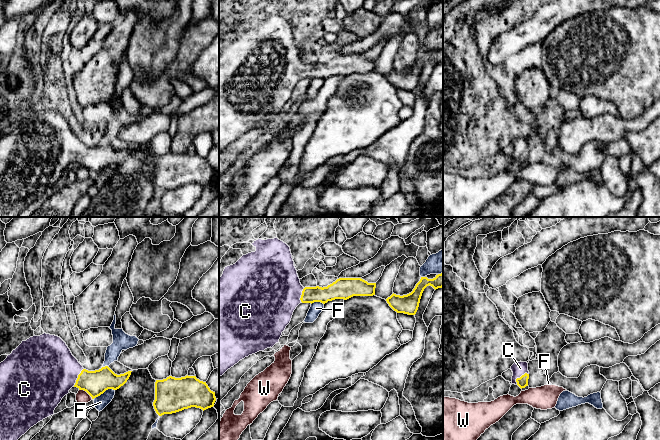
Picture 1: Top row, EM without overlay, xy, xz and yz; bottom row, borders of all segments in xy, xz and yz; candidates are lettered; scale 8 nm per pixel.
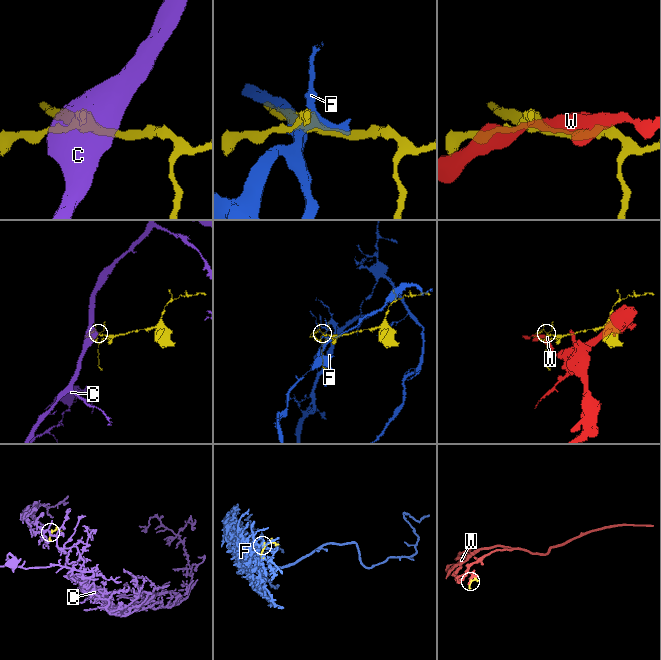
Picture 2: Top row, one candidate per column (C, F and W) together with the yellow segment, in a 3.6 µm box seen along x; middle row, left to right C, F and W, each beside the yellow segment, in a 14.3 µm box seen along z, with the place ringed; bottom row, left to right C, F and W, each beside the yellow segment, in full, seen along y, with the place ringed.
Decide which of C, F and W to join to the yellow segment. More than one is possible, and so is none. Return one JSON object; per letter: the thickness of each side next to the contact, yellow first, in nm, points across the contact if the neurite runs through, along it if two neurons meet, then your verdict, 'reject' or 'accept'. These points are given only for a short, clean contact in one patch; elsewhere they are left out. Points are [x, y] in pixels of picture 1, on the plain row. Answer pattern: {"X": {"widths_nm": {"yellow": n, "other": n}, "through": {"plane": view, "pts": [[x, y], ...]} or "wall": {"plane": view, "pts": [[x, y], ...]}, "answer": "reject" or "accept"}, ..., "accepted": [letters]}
{"C": {"widths_nm": {"yellow": 200, "other": 460}, "through": {"plane": "xy", "pts": [[95, 159], [78, 153], [68, 148], [48, 146]]}, "answer": "accept"}, "F": {"widths_nm": {"yellow": 200, "other": 110}, "answer": "reject"}, "W": {"widths_nm": {"yellow": 200, "other": 110}, "wall": {"plane": "xy", "pts": [[79, 165], [83, 165], [92, 174]]}, "answer": "reject"}, "accepted": ["C"]}

